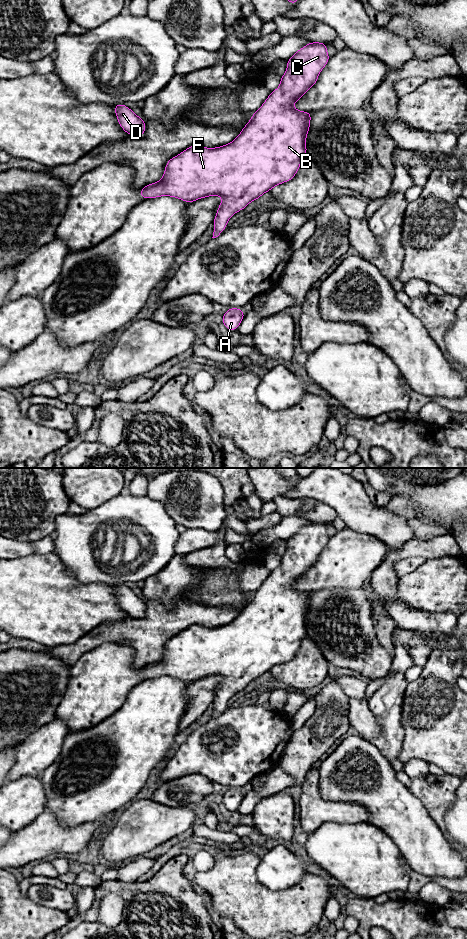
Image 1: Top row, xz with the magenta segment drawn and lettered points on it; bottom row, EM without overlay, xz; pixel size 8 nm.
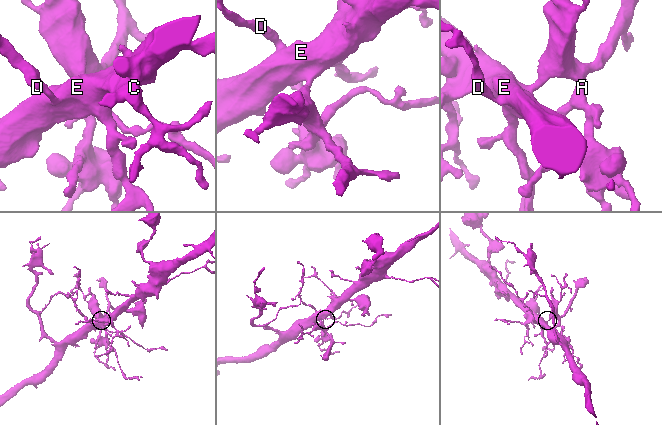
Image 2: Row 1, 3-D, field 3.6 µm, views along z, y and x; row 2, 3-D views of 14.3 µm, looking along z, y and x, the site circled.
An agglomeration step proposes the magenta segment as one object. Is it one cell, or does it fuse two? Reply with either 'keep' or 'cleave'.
keep

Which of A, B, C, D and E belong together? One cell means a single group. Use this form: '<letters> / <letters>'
A B C D E

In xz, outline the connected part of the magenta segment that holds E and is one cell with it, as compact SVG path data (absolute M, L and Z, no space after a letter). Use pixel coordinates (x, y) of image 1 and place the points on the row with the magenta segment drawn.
M309 42L296 51L291 58L287 59L287 68L280 79L280 86L270 92L262 106L253 113L250 121L232 142L215 148L207 148L196 144L188 147L167 161L164 175L158 182L141 188L140 197L144 200L170 196L192 203L209 196L221 196L223 200L213 220L215 230L212 238L218 237L226 229L228 220L235 213L246 208L250 202L260 199L262 194L271 191L273 187L289 182L295 177L301 162L306 158L306 138L310 129L312 112L296 110L293 105L316 84L320 72L329 60L327 43Z

